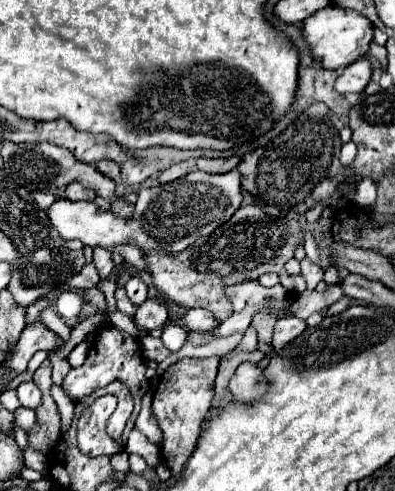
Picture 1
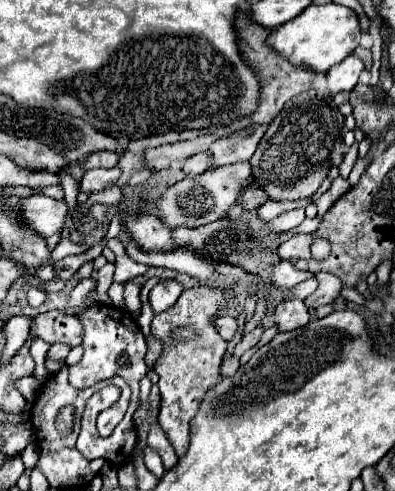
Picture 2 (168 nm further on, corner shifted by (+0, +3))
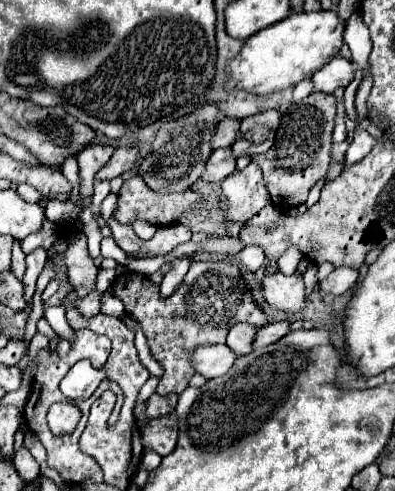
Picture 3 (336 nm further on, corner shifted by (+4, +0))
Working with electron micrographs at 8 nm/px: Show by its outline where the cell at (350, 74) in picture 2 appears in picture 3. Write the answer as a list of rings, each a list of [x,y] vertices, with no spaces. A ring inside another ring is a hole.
[[[336,55],[326,67],[322,67],[318,73],[312,75],[314,91],[322,93],[334,93],[338,87],[350,85],[352,79],[354,79],[354,65],[340,55]]]

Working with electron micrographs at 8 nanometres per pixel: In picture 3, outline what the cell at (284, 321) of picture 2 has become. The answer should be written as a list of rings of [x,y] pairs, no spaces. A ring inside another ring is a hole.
[[[280,271],[262,279],[264,297],[270,307],[282,313],[298,315],[304,309],[304,281],[298,273],[286,277]]]

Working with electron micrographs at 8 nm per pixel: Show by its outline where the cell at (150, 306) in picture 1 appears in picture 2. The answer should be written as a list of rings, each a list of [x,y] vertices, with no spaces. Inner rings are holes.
[[[162,280],[158,282],[152,292],[150,292],[150,306],[154,312],[164,312],[170,306],[174,306],[174,302],[180,298],[182,294],[182,284],[178,280]]]

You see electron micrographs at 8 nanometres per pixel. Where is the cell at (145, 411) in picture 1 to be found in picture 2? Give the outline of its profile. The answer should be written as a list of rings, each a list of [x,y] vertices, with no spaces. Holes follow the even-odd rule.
[[[154,422],[154,424],[152,424],[152,430],[150,430],[148,440],[146,440],[146,446],[148,446],[148,448],[152,448],[152,450],[156,450],[156,452],[160,454],[162,464],[164,464],[164,468],[166,468],[166,470],[168,470],[168,468],[172,468],[172,466],[178,462],[178,456],[176,456],[176,452],[174,452],[174,448],[172,448],[172,444],[168,442],[168,438],[166,438],[166,434],[164,434],[164,430],[160,428],[160,424],[158,424],[158,422]]]

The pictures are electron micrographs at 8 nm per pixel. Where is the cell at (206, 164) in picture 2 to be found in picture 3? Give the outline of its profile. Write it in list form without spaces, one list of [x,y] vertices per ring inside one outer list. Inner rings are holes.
[[[230,147],[226,149],[216,149],[210,159],[206,161],[202,179],[204,181],[222,181],[228,175],[234,173],[234,165],[232,165],[232,155],[230,155]]]

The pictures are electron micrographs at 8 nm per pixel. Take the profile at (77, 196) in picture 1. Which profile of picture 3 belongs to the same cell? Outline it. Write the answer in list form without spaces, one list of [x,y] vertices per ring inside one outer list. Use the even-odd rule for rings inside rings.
[[[116,149],[112,159],[96,173],[96,181],[110,181],[114,177],[120,177],[126,173],[126,161],[128,161],[128,171],[132,171],[134,161],[136,161],[138,151],[136,149]]]

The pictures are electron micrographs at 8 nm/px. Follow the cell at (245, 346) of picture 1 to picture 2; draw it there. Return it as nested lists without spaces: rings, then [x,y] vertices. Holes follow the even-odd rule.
[[[322,270],[322,272],[316,272],[314,276],[318,278],[320,286],[318,286],[318,290],[316,290],[312,296],[306,298],[306,306],[308,306],[310,310],[314,310],[314,308],[318,308],[318,306],[322,306],[322,304],[334,302],[334,300],[340,296],[340,290],[342,290],[342,282],[340,282],[332,272]]]

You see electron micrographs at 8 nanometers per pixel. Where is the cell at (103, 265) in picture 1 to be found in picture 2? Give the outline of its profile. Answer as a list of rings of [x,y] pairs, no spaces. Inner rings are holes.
[[[108,262],[104,268],[100,268],[98,274],[96,274],[96,294],[98,294],[98,300],[100,300],[102,304],[110,304],[108,288],[110,288],[110,284],[114,282],[112,276],[114,276],[114,264],[110,264],[110,262]]]

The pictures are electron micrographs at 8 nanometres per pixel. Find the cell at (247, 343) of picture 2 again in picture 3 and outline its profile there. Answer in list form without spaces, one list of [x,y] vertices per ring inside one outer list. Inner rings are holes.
[[[282,321],[282,323],[268,323],[264,327],[260,327],[256,331],[256,337],[254,337],[254,343],[252,343],[252,349],[262,349],[278,339],[282,339],[286,333],[288,333],[288,323]]]

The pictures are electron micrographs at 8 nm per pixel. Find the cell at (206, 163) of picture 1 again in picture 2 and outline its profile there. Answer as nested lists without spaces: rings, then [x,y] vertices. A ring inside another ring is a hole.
[[[252,124],[250,128],[246,128],[246,130],[252,130],[252,134],[240,130],[240,132],[234,132],[232,136],[228,136],[228,138],[216,140],[210,146],[214,162],[218,166],[226,166],[226,164],[250,160],[250,156],[256,152],[256,146],[262,140],[266,128],[268,128],[268,124]]]

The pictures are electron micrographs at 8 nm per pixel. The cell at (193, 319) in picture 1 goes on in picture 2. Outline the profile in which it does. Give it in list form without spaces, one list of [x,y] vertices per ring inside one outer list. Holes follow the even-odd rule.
[[[220,316],[220,318],[216,320],[216,326],[218,326],[220,336],[222,336],[226,342],[230,342],[230,340],[234,338],[236,330],[238,330],[238,322],[236,322],[236,318],[232,318],[232,316]]]

